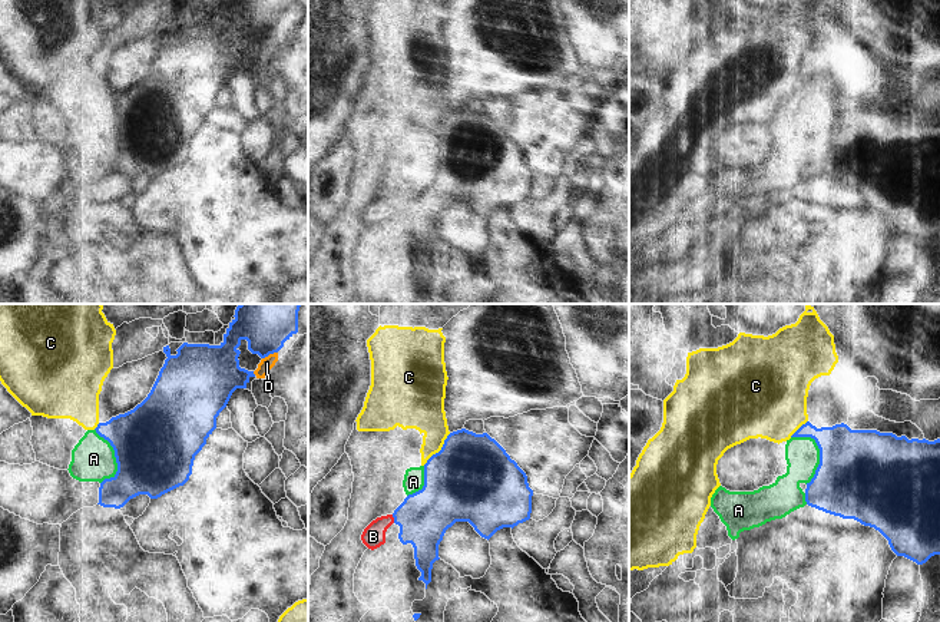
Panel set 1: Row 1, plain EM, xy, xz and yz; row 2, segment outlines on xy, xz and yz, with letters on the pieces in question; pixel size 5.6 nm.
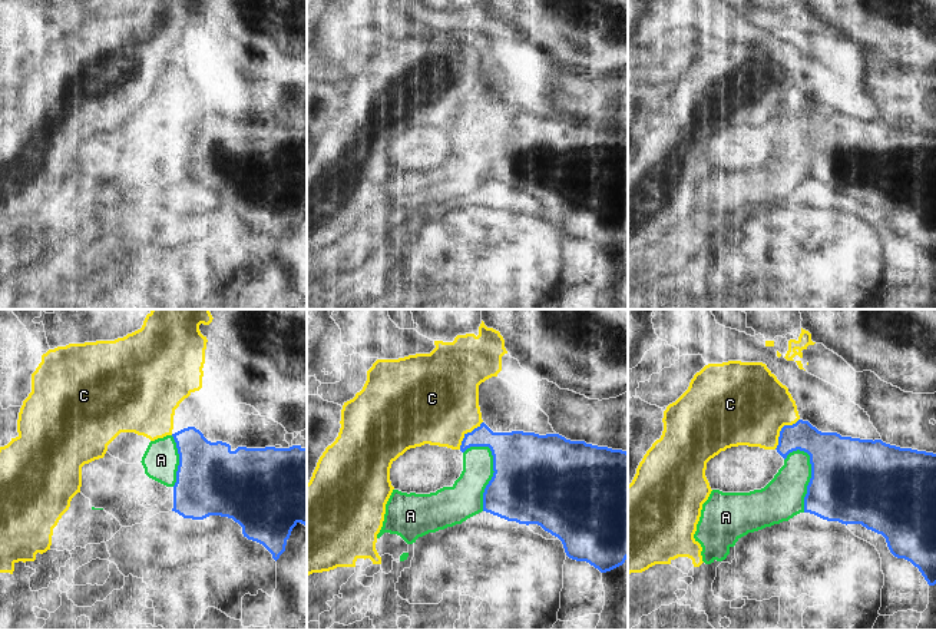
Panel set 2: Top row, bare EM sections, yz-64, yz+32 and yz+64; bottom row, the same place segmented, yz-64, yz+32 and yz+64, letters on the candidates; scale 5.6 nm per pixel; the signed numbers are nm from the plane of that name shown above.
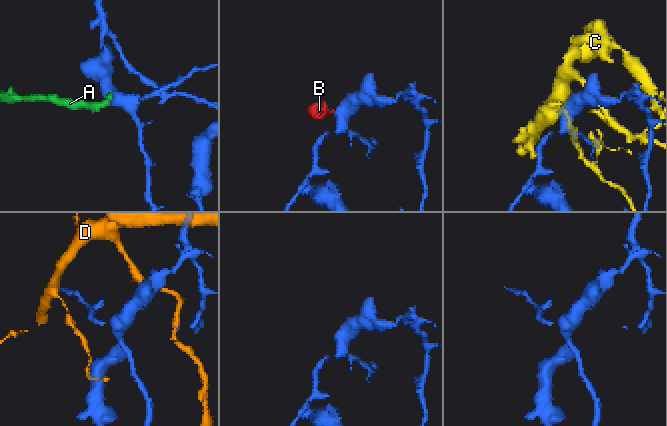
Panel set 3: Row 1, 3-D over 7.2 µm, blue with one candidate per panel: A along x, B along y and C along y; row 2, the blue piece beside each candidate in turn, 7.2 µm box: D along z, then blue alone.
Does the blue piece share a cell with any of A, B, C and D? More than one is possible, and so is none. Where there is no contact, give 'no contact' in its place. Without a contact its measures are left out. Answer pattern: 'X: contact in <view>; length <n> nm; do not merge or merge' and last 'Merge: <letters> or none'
A: contact in yz; length 280 nm; do not merge
B: contact in xz; length 50 nm; merge
C: contact in xz; length 240 nm; do not merge
D: contact in xy; length 100 nm; do not merge
Merge: B

